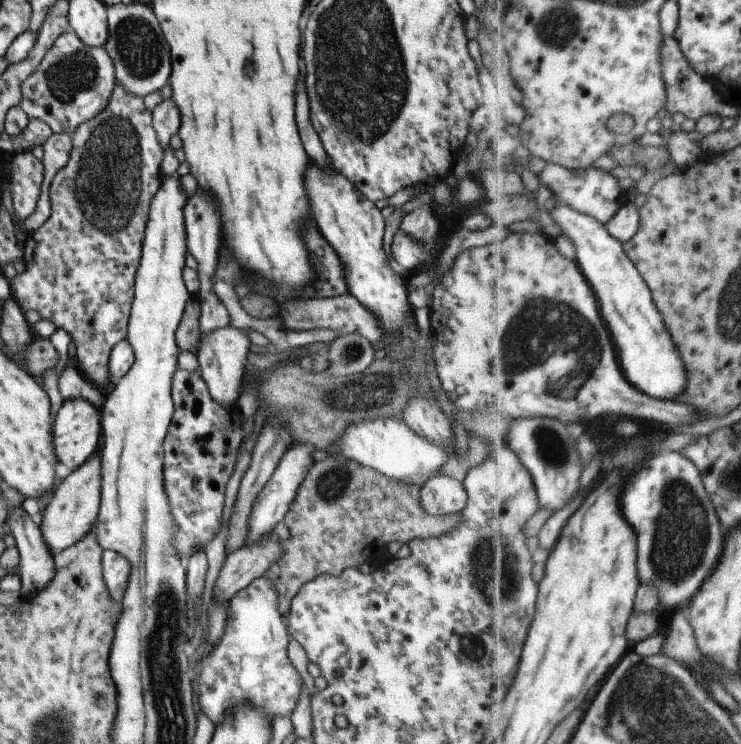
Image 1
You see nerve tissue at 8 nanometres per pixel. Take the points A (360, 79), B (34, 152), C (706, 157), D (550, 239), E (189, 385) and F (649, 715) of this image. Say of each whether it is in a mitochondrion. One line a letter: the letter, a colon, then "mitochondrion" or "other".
A: mitochondrion
B: other
C: other
D: other
E: other
F: mitochondrion

